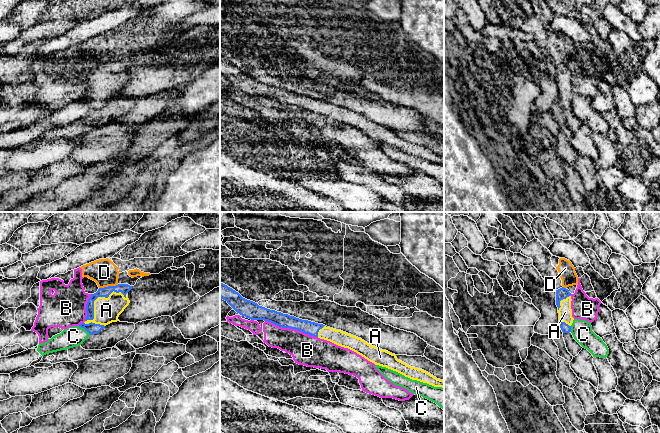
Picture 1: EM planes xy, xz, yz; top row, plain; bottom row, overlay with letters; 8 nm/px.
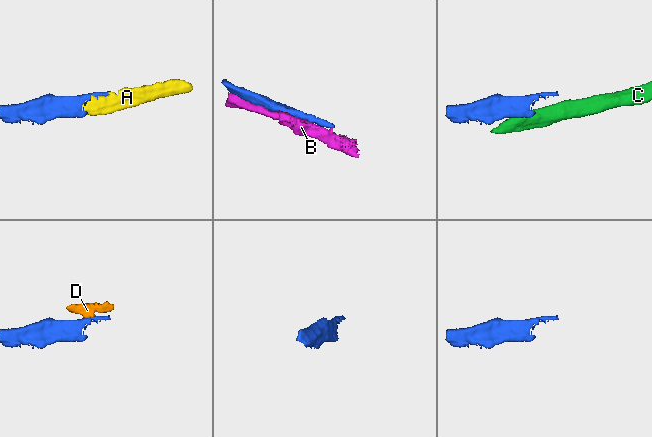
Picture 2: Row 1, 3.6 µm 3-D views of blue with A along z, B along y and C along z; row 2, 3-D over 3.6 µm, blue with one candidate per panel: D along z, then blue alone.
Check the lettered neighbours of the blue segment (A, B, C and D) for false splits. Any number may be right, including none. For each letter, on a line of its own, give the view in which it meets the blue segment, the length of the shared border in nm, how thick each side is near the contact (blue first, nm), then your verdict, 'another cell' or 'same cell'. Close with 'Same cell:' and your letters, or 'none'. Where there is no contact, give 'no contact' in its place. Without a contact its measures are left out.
A: contact in xy; length 440 nm; calibres 80 and 200 nm; same cell
B: contact in xz; length 440 nm; calibres 110 and 240 nm; another cell
C: contact in xy; length 120 nm; calibres 90 and 160 nm; another cell
D: contact in xy; length 160 nm; calibres 80 and 220 nm; another cell
Same cell: A

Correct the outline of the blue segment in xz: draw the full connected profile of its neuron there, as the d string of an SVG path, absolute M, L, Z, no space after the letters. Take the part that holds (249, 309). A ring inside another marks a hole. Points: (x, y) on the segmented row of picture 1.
M221 282L220 298L225 300L237 313L246 318L268 321L282 328L295 329L305 334L330 341L338 346L356 352L375 365L396 371L412 380L427 383L434 387L444 388L443 380L437 379L422 369L407 365L398 360L395 354L372 346L361 338L341 330L259 306L257 303L243 298L238 292Z

